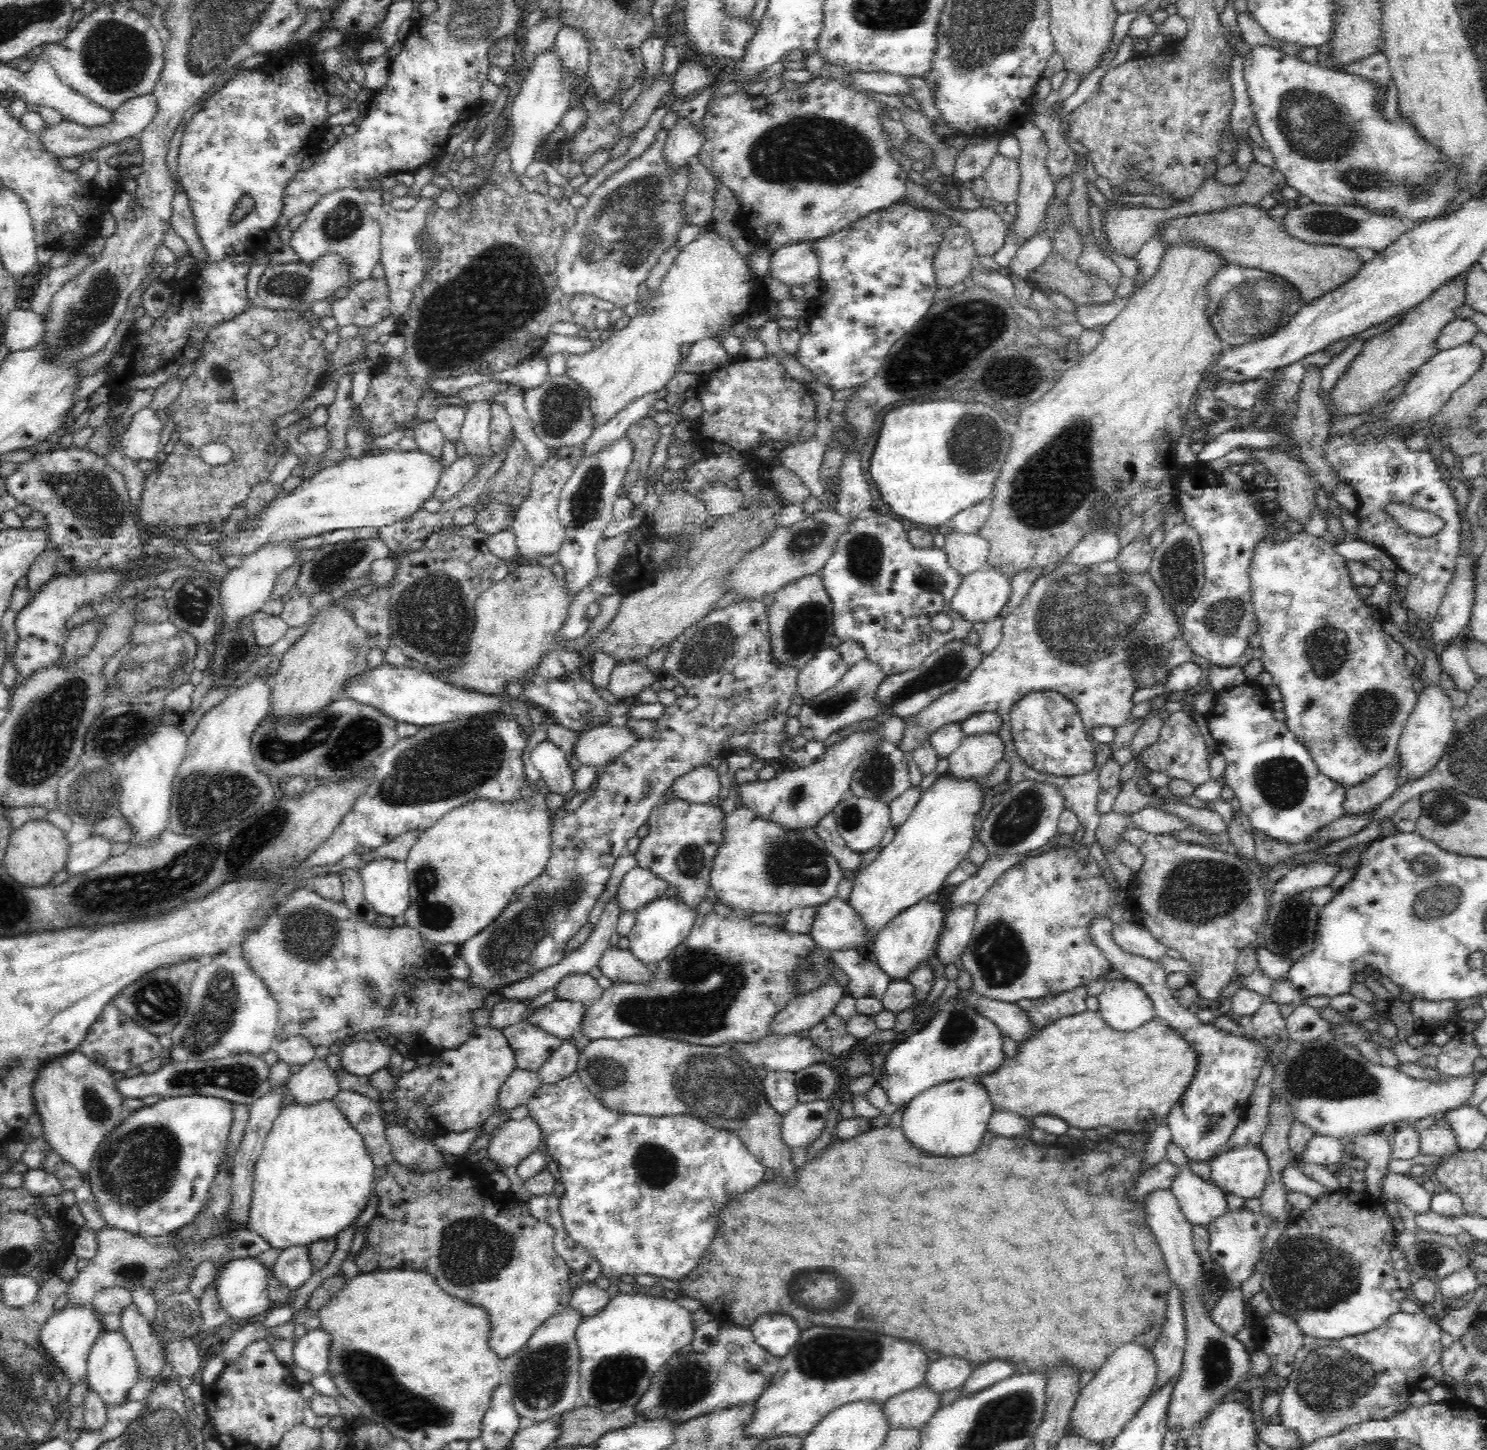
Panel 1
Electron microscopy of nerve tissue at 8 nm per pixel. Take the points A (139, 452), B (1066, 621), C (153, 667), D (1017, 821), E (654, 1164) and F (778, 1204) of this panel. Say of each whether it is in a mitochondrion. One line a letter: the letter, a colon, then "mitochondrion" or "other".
A: other
B: mitochondrion
C: mitochondrion
D: mitochondrion
E: mitochondrion
F: other

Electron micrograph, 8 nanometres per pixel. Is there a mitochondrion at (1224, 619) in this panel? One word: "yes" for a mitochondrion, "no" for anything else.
yes

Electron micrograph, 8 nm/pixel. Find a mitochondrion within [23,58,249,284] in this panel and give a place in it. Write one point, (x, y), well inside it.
(91, 193)

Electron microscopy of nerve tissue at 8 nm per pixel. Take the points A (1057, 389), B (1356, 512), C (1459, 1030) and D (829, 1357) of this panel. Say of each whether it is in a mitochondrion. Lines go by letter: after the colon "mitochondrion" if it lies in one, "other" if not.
A: other
B: other
C: other
D: mitochondrion

